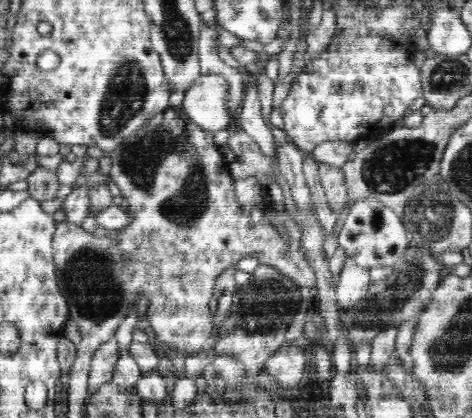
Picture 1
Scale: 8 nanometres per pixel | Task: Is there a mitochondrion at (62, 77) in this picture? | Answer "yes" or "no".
no

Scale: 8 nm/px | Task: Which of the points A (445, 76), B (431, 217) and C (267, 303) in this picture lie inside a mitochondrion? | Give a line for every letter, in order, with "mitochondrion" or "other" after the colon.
A: mitochondrion
B: mitochondrion
C: mitochondrion

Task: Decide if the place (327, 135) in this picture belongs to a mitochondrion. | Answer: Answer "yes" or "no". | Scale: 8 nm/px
no

